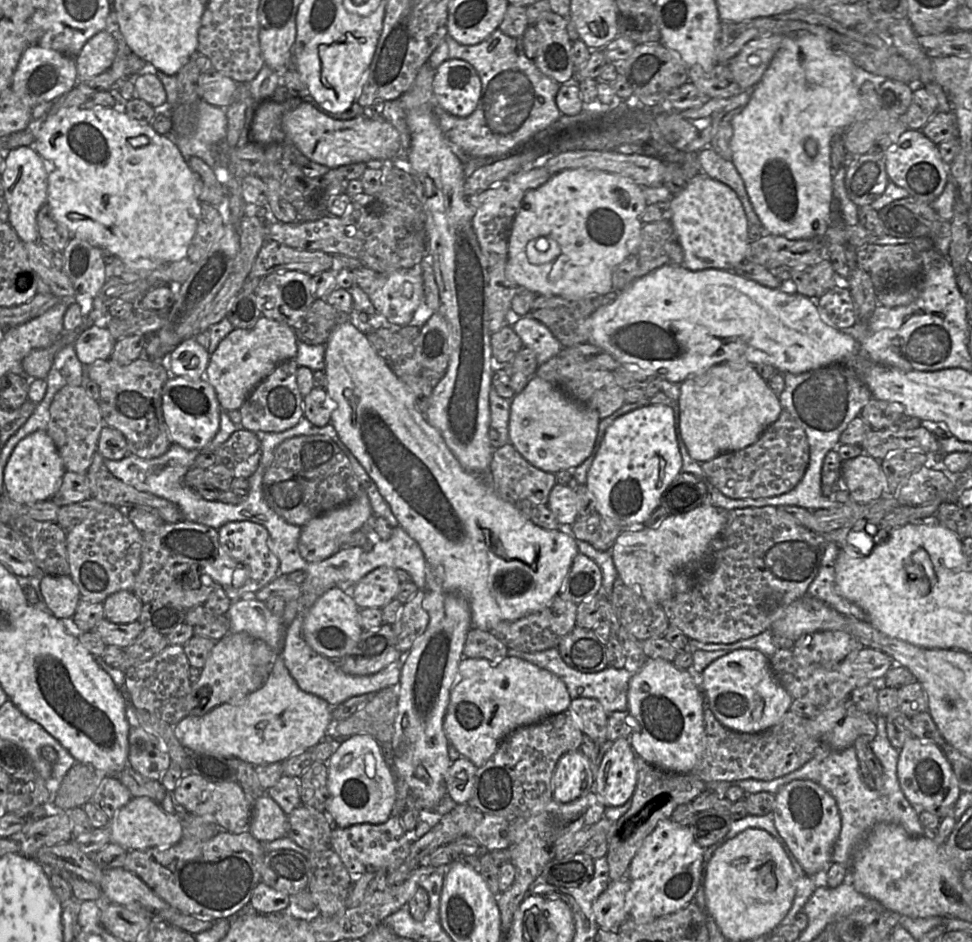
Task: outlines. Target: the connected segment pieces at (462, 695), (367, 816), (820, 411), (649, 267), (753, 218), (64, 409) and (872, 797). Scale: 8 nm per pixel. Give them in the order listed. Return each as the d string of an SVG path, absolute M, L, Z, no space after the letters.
M508 655L499 660L462 657L443 729L449 744L479 768L512 731L568 710L571 701L566 685L558 676L527 660Z
M351 735L334 751L327 761L327 768L330 802L325 813L335 826L349 827L359 823L381 824L392 815L392 807L396 800L395 775L373 736Z
M843 365L825 366L800 374L782 374L784 375L785 388L779 395L780 404L803 428L808 440L810 455L808 466L802 479L792 490L781 495L759 499L732 499L723 495L706 480L701 464L689 455L685 443L681 438L681 434L679 435L678 427L676 427L676 410L679 410L679 406L672 407L674 412L675 435L682 458L682 472L692 473L706 481L708 492L713 499L713 506L729 511L747 507L777 507L789 505L814 511L816 509L839 508L844 505L823 496L821 492L822 465L827 452L837 449L840 444L839 439L841 433L855 417L860 415L863 407L872 398L871 392L851 368Z
M666 216L660 221L643 224L638 245L632 250L612 273L613 290L620 292L634 280L663 265L682 265L684 253L670 219Z
M705 147L697 153L697 165L700 172L729 186L740 199L748 222L762 227L745 189L743 179L732 161L722 158L711 147Z
M64 386L50 405L47 433L52 438L68 472L86 473L97 451L98 438L105 426L98 401L82 386Z
M876 715L874 719L877 735L869 744L883 767L884 784L879 789L870 788L864 782L854 746L837 750L825 744L819 746L812 759L785 776L771 781L756 779L731 781L729 788L738 786L747 794L768 792L775 795L782 787L794 780L811 780L822 786L836 800L841 817L841 831L833 847L831 863L847 865L848 872L854 849L865 835L879 823L898 824L913 836L934 836L933 832L924 829L920 822L919 811L907 799L900 786L897 771L900 750L896 749L888 738L885 716Z

